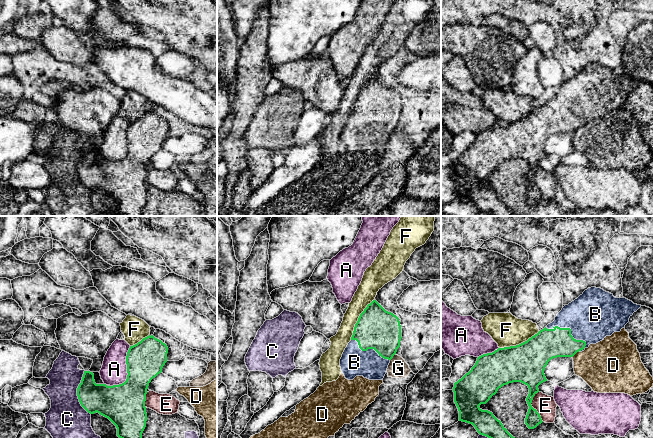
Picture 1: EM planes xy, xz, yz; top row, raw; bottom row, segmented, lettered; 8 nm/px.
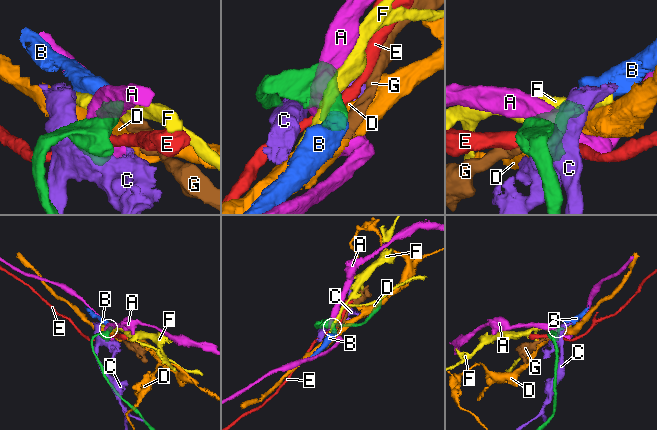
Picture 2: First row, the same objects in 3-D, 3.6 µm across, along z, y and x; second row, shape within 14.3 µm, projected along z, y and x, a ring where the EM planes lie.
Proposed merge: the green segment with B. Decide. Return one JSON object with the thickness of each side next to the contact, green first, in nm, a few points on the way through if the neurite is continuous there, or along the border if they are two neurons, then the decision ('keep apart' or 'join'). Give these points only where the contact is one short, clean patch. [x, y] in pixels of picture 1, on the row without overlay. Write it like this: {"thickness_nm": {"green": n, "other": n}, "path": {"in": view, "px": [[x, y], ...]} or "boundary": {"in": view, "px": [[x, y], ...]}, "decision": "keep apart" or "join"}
{"thickness_nm": {"green": 240, "other": 400}, "decision": "join"}

